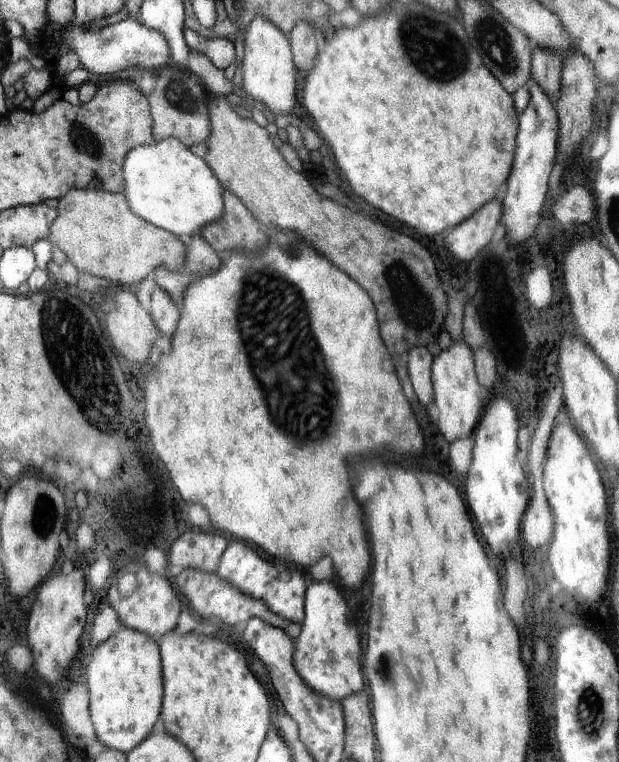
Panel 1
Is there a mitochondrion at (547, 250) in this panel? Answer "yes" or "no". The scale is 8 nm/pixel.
no

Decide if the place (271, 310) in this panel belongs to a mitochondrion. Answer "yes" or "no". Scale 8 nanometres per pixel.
yes

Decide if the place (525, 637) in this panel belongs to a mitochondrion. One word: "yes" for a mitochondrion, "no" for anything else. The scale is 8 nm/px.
no

